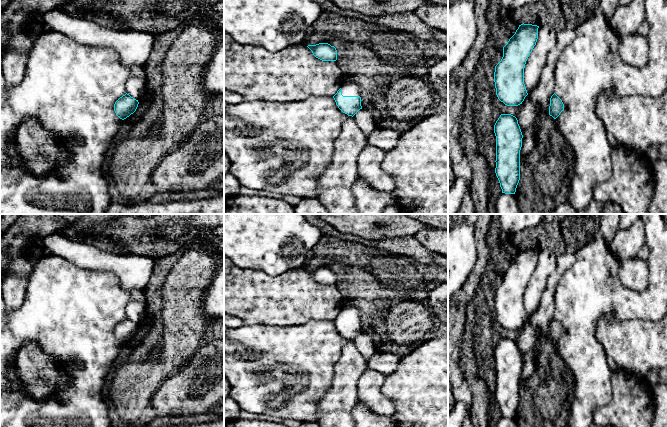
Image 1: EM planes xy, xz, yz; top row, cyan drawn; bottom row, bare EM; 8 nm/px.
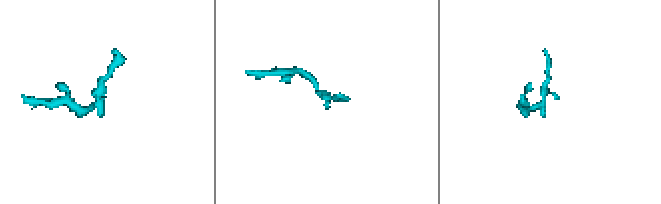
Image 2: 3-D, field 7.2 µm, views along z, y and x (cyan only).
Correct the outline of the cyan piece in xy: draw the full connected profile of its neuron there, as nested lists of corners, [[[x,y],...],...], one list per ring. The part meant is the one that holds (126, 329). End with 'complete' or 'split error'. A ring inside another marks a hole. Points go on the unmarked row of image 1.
[[[126,317],[115,326],[114,335],[120,343],[124,344],[136,335],[138,328],[138,324]]] | complete

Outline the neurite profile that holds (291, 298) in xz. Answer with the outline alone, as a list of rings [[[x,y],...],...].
[[[224,256],[224,314],[239,318],[244,325],[333,321],[343,304],[336,285],[316,282],[303,268],[271,276],[262,270],[238,268]]]

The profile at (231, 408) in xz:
[[[230,396],[224,400],[224,421],[238,418],[240,414],[240,406]]]

